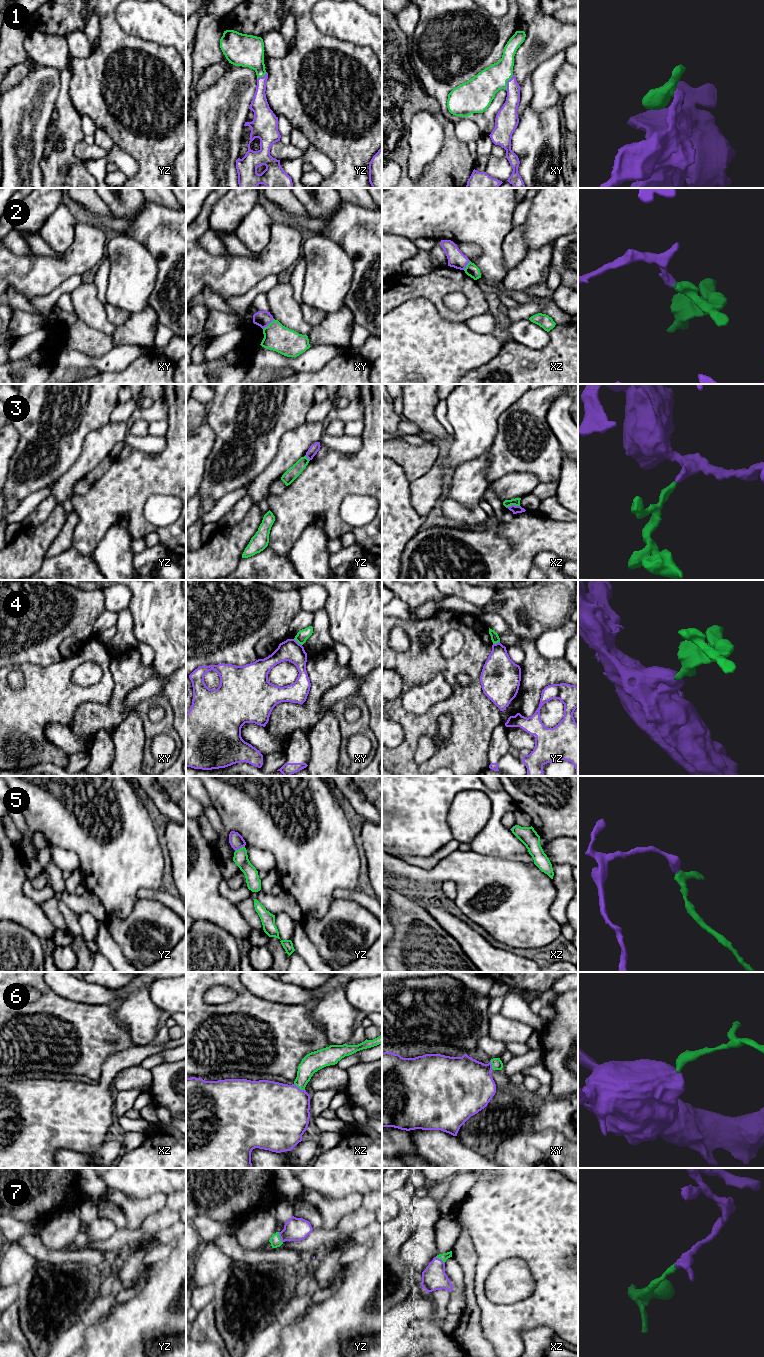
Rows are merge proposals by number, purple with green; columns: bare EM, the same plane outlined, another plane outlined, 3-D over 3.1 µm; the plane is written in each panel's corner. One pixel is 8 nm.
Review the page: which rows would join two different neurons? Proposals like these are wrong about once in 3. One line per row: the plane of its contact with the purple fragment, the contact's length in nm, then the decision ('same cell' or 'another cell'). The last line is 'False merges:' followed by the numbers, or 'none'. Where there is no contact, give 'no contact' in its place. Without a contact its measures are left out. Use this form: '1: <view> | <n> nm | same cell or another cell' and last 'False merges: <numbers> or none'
1: xy | 140 nm | same cell
2: xy | 130 nm | another cell
3: xz | 110 nm | another cell
4: xy | 90 nm | another cell
5: yz | 90 nm | another cell
6: xz | 110 nm | same cell
7: yz | 90 nm | same cell
False merges: 2, 3, 4, 5

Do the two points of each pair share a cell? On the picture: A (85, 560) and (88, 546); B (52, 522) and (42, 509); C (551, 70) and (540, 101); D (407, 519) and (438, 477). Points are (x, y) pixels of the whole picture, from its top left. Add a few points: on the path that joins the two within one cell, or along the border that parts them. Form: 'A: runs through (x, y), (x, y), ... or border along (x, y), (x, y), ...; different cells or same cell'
A: border along (72, 545), (82, 554), (91, 554); different cells
B: border along (55, 503), (43, 521), (26, 525); different cells
C: runs through (543, 78), (543, 93); same cell
D: border along (408, 485), (412, 506), (425, 516); different cells

